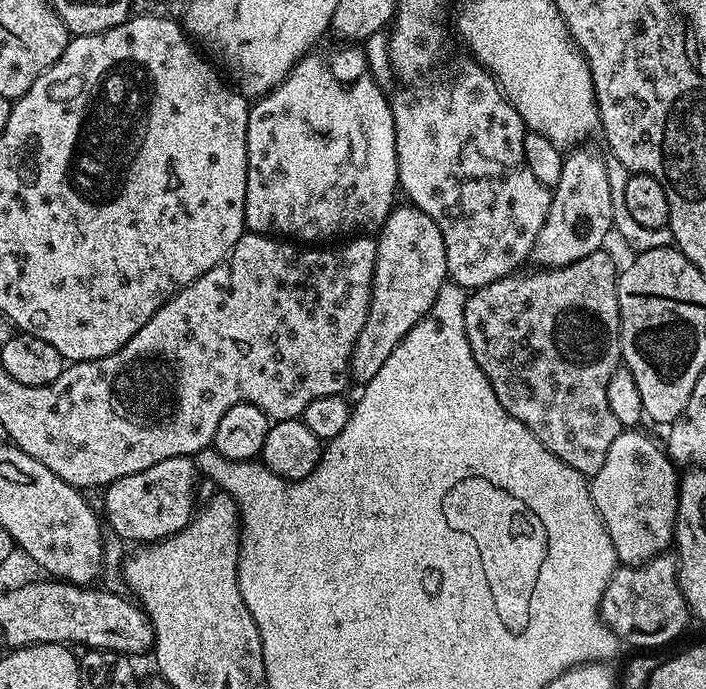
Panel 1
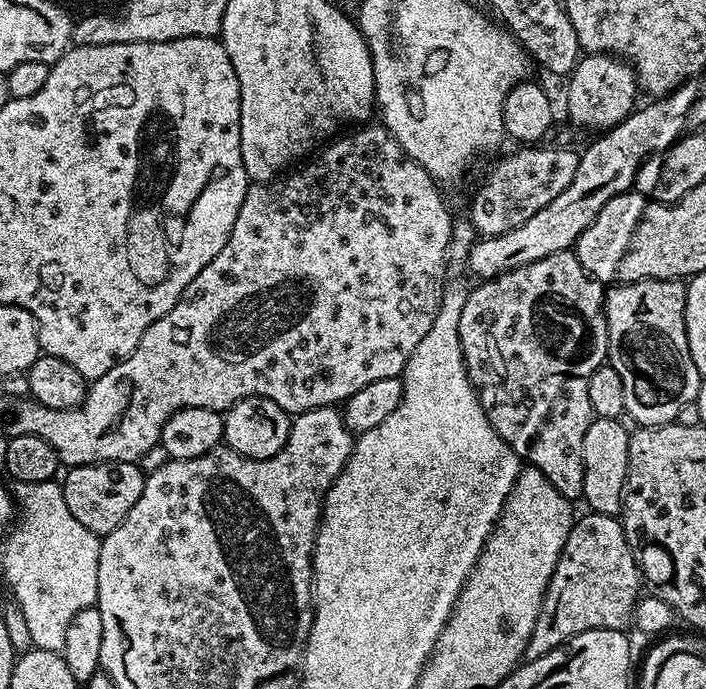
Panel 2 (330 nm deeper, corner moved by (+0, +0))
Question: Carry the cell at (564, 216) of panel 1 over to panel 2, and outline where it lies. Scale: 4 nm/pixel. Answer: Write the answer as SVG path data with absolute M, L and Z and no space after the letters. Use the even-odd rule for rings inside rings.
M584 54L567 77L568 116L580 128L607 130L622 122L637 107L638 81L631 64L607 54Z

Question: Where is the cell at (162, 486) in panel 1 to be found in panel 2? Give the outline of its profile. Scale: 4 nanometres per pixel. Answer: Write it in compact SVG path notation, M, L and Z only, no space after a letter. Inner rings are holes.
M110 460L107 464L83 464L77 468L69 467L63 476L62 487L67 515L75 523L77 520L80 523L77 525L83 531L93 532L103 538L110 530L120 525L122 518L130 514L134 502L142 498L146 472L139 463Z

